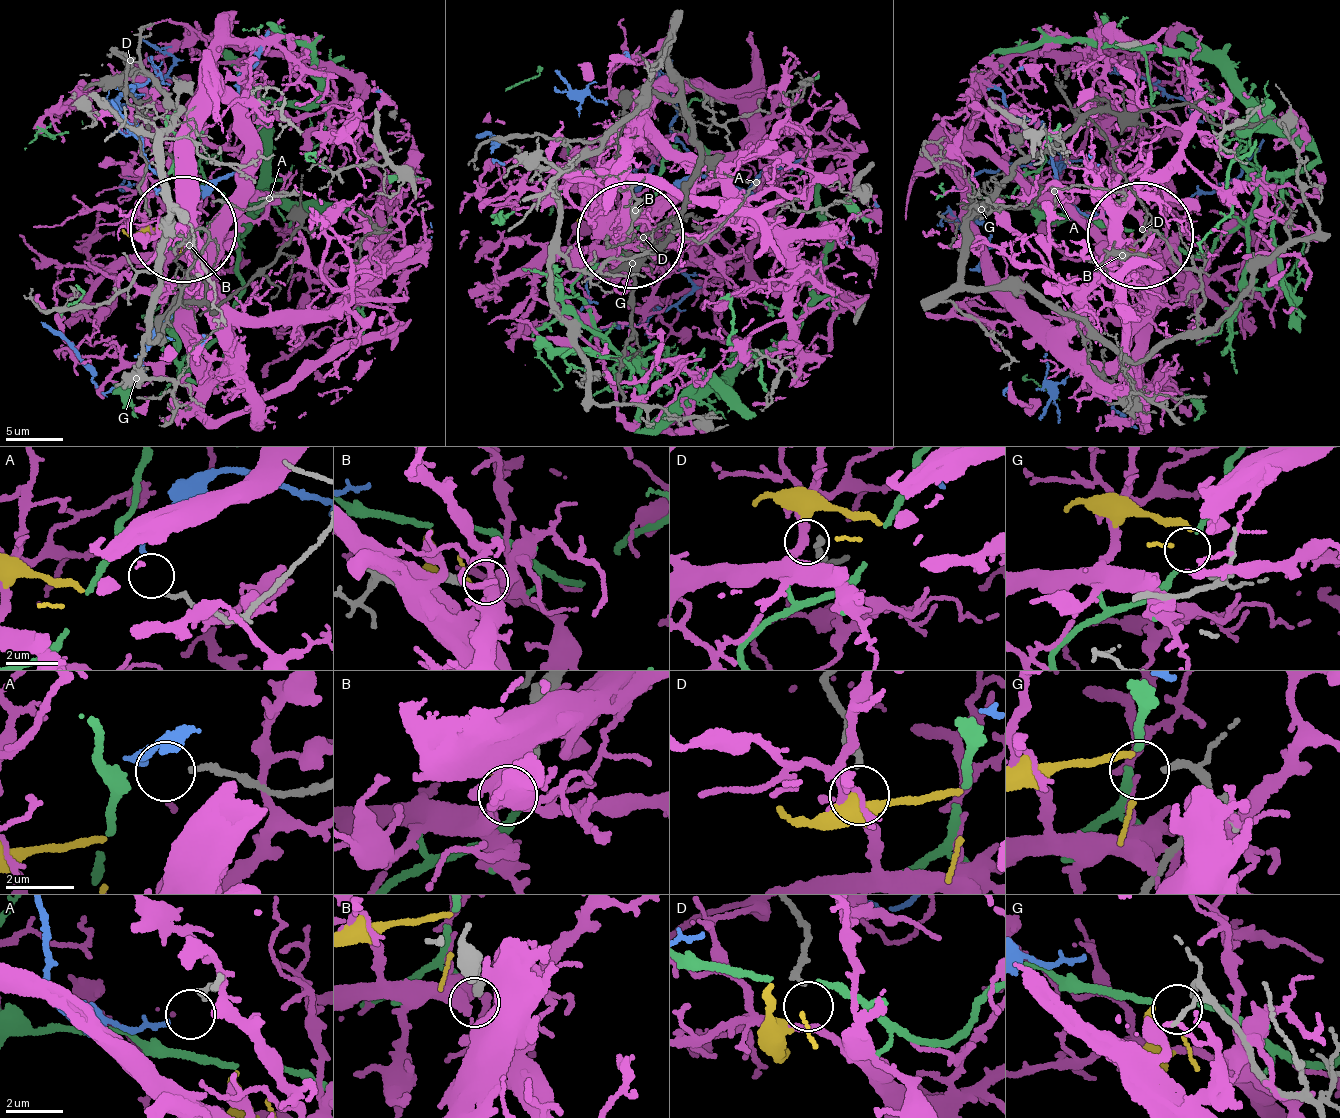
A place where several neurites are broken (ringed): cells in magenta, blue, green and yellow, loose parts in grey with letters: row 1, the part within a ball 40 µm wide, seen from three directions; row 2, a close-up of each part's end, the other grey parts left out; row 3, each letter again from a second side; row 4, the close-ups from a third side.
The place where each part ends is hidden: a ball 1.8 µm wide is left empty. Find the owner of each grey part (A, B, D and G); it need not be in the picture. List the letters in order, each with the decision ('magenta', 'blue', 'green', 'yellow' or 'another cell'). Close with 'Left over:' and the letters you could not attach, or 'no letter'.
A: blue
B: magenta
D: another cell
G: yellow
Left over: D

